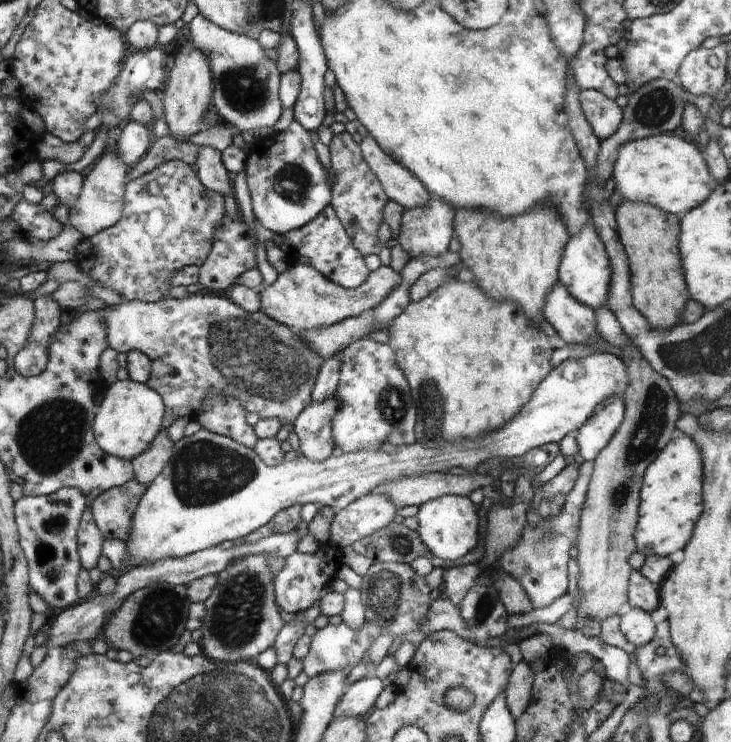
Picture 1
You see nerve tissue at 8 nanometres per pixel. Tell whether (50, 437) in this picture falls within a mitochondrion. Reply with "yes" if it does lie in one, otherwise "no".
yes

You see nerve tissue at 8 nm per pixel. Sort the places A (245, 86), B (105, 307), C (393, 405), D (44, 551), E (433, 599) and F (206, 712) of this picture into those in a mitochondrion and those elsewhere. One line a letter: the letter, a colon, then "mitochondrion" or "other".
A: mitochondrion
B: other
C: mitochondrion
D: mitochondrion
E: other
F: mitochondrion

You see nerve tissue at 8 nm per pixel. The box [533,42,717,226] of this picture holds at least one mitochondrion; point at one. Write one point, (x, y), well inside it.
(654, 109)

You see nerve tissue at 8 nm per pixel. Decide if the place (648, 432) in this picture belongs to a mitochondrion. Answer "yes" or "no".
yes

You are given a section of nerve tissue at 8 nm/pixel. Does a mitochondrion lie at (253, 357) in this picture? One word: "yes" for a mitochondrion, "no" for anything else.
yes

